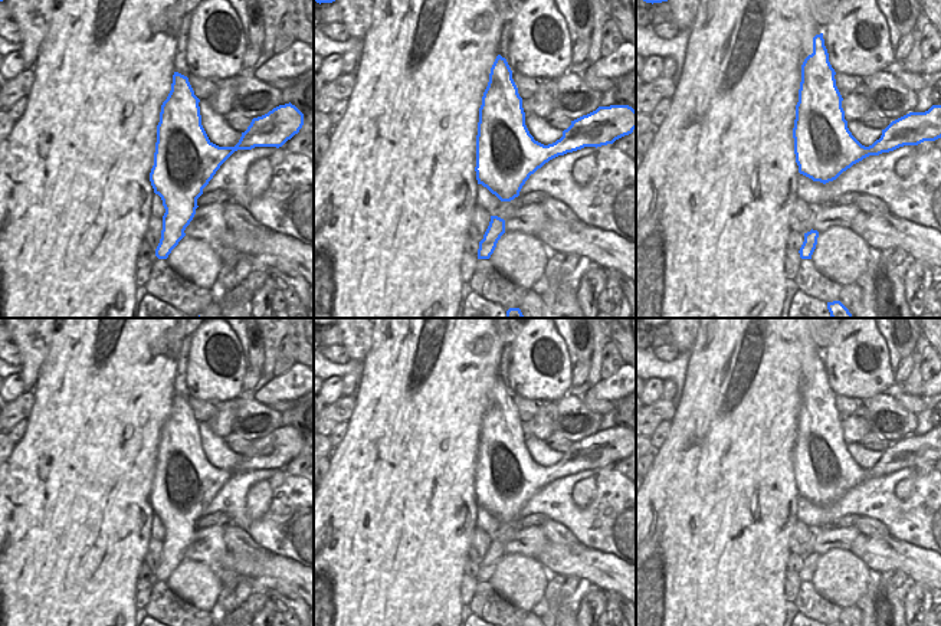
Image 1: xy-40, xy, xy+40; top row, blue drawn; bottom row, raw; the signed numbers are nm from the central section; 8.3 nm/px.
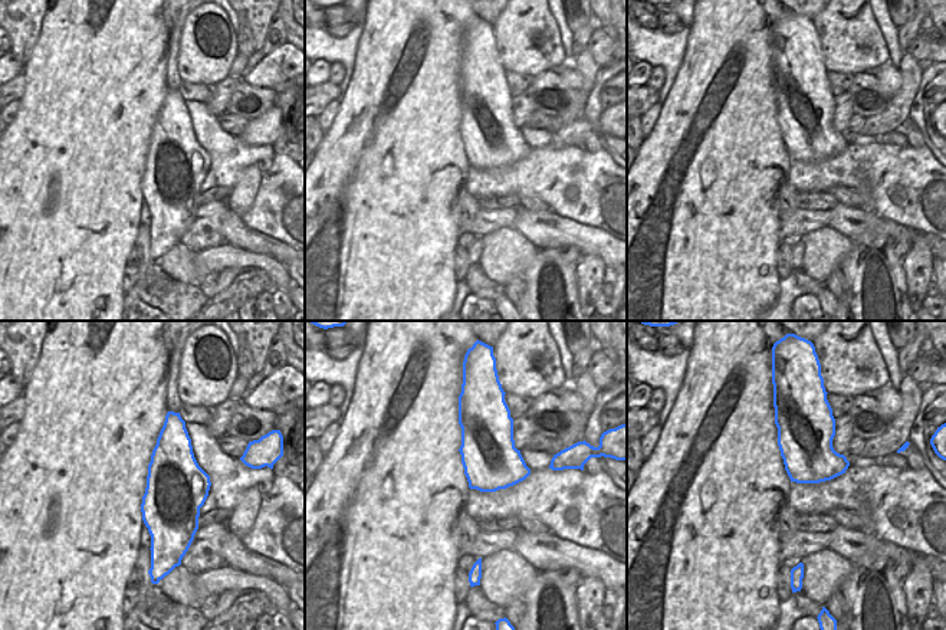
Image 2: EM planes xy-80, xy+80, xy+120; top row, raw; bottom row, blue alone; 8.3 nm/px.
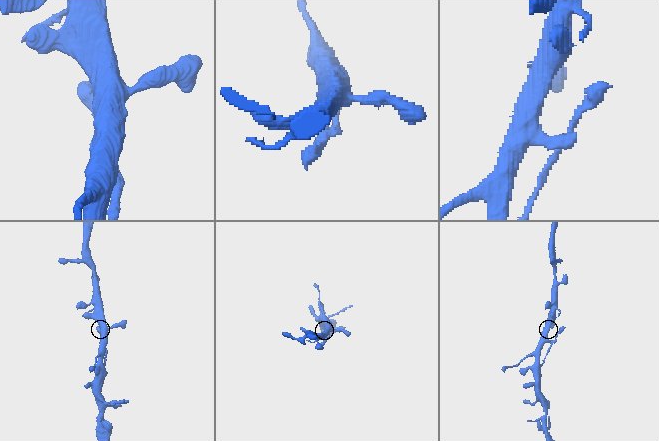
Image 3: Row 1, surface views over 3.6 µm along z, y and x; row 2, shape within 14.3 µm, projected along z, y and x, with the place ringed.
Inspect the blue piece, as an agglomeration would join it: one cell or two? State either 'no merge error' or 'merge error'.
no merge error

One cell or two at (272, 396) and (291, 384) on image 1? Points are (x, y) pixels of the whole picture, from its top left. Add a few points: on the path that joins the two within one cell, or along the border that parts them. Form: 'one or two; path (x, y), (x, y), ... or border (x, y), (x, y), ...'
one; path (276, 392), (281, 387), (287, 387)

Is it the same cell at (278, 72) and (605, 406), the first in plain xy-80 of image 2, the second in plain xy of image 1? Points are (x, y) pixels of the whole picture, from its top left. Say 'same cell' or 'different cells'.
different cells

